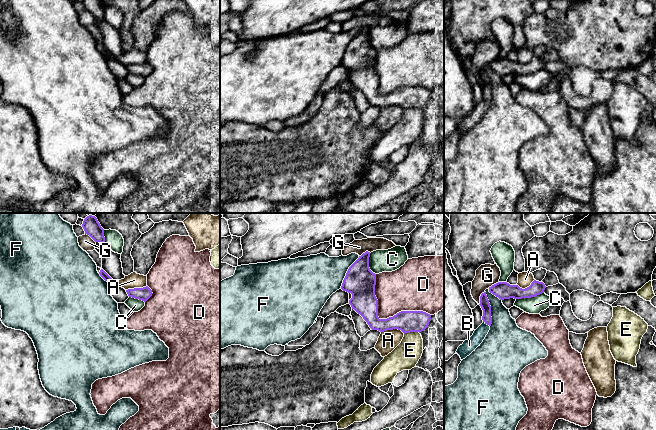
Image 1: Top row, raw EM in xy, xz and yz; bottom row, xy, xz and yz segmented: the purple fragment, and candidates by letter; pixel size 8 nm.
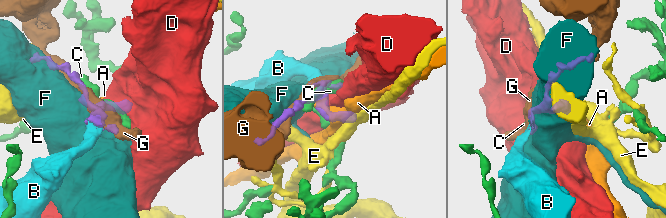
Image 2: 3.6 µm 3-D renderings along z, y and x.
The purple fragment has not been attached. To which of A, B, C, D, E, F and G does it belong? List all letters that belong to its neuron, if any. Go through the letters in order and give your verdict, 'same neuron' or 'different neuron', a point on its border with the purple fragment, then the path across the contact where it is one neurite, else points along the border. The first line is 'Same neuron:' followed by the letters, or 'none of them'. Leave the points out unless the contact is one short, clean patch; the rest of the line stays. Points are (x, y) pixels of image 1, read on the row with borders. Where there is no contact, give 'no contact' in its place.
Same neuron: B
A: different neuron | xz (393, 328)
B: same neuron | yz (486, 323) | across yz (484, 302), (486, 307), (486, 323), (479, 335), (469, 345)
C: different neuron | yz (529, 297)
D: different neuron | xz (383, 319)
E: different neuron | xz (411, 331) | along xz (419, 332), (406, 332), (404, 334)
F: different neuron | yz (490, 309)
G: different neuron | yz (480, 298)

